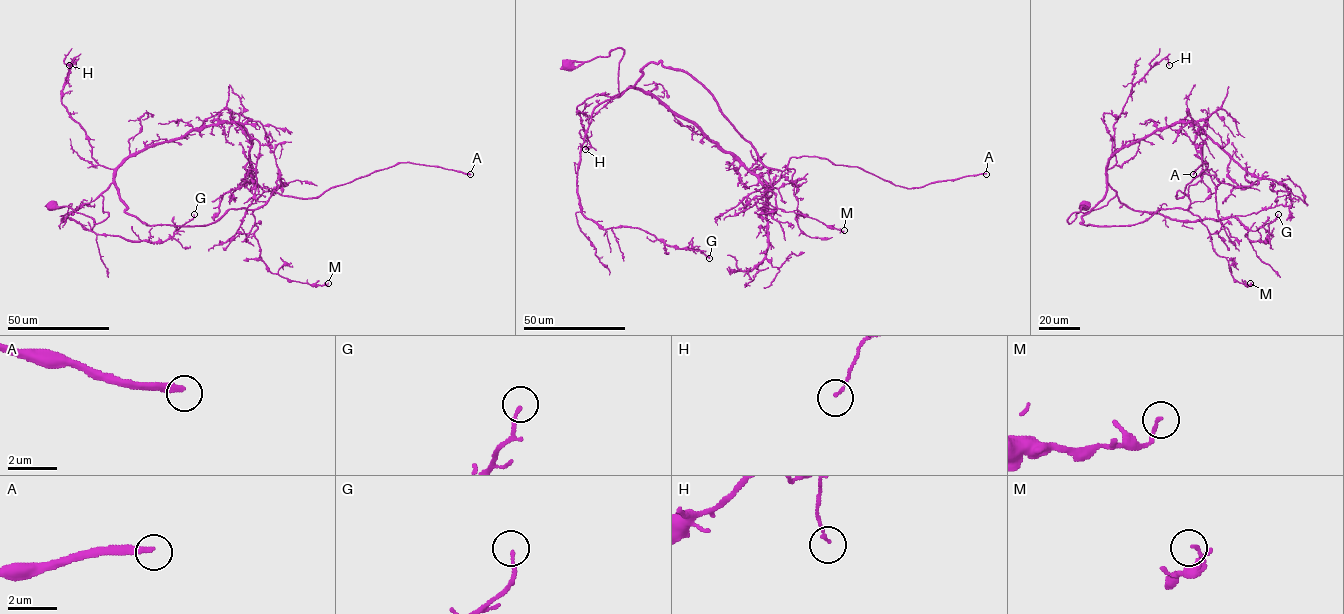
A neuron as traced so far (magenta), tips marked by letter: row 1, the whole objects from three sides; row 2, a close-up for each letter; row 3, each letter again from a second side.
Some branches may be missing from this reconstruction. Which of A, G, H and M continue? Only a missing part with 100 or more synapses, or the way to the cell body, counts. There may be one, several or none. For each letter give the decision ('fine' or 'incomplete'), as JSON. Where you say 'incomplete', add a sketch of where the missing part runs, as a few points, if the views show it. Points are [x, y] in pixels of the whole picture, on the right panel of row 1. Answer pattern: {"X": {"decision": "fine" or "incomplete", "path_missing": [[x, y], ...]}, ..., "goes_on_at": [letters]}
{"A": {"decision": "incomplete", "path_missing": [[1193, 174], [1188, 187], [1202, 193], [1208, 221], [1232, 244], [1230, 208], [1234, 184]]}, "G": {"decision": "fine"}, "H": {"decision": "fine"}, "M": {"decision": "fine"}, "goes_on_at": ["A"]}

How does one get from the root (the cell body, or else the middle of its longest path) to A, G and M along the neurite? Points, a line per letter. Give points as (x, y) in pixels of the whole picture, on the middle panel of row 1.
A: (569, 64), (621, 48), (618, 96), (650, 63), (687, 71), (780, 171), (815, 156), (907, 188), (986, 174)
G: (569, 64), (624, 50), (619, 94), (595, 108), (582, 145), (582, 213), (603, 228), (637, 227), (709, 258)
M: (569, 64), (621, 48), (618, 96), (650, 63), (687, 71), (768, 169), (776, 205), (844, 230)

